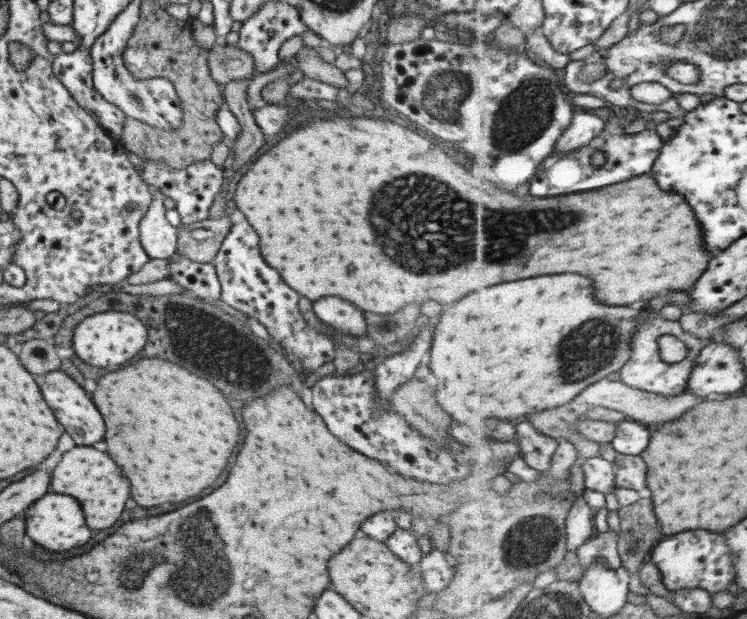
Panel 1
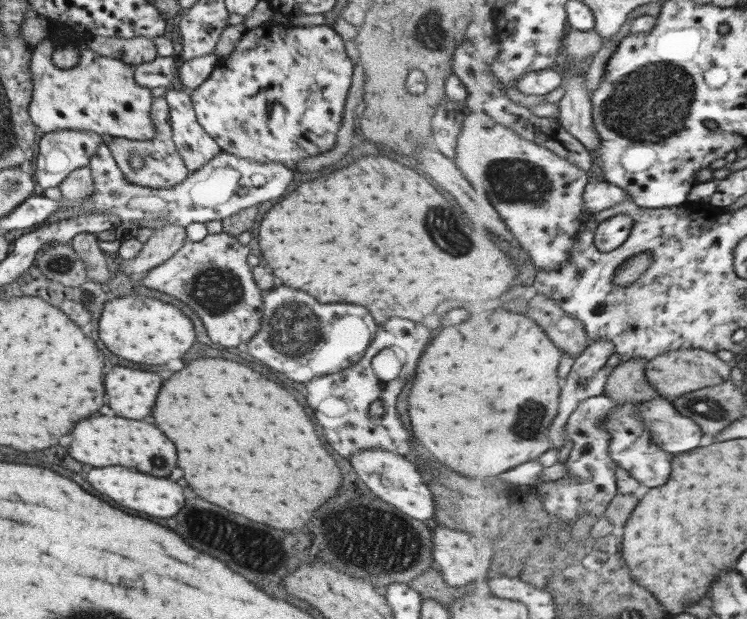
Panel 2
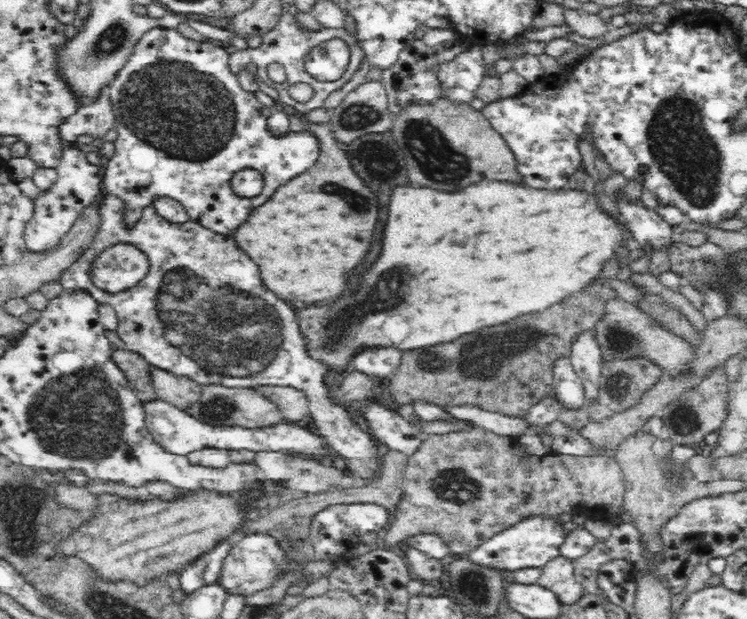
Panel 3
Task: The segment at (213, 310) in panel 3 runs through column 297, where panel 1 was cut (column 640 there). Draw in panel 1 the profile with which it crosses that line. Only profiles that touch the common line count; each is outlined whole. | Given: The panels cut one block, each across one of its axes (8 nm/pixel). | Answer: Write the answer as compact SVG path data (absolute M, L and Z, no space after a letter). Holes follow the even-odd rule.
M651 310L649 314L646 314L646 318L639 323L639 329L635 329L635 333L633 333L631 348L633 348L634 354L631 355L630 362L619 370L620 380L631 385L633 388L647 389L647 391L653 393L667 396L681 394L688 389L691 372L694 372L697 360L706 345L699 335L685 331L679 319L667 320L667 318L663 318L659 314L659 311ZM666 334L675 335L687 343L687 346L689 346L689 356L685 360L673 364L663 360L658 338Z

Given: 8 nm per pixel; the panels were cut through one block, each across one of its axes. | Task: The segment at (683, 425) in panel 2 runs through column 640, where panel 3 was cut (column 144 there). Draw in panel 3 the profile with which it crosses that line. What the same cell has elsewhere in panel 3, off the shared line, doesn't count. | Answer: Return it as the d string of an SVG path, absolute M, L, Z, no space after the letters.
M156 399L144 404L146 427L153 433L157 444L167 452L179 456L188 456L191 453L214 448L229 450L254 450L258 452L288 452L292 455L322 456L322 458L336 457L337 453L324 436L318 435L310 423L288 422L278 423L270 427L244 428L239 426L214 426L198 417L190 415L188 411L179 409L169 402Z

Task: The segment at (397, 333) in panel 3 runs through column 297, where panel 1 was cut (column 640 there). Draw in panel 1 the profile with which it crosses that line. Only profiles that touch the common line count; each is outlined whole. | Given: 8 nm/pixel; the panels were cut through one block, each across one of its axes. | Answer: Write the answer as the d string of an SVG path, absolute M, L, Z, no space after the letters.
M557 274L557 276L537 276L537 278L531 278L531 280L517 280L517 282L509 282L509 284L499 284L499 286L495 286L495 288L487 288L487 292L483 292L483 290L475 290L475 292L469 292L467 296L463 296L463 298L459 298L457 302L453 302L447 310L443 310L443 314L441 314L441 318L439 318L439 324L435 326L435 332L433 332L433 340L431 340L431 348L429 348L429 370L431 370L431 374L435 376L435 380L437 380L437 390L435 390L435 400L437 400L437 404L441 406L441 410L446 412L450 418L453 420L457 420L461 424L462 431L464 434L469 435L473 434L475 430L467 430L467 428L473 428L473 426L477 426L477 420L483 420L483 426L485 426L485 420L489 420L489 418L501 418L501 420L523 420L523 418L527 418L527 416L531 416L531 414L537 414L537 412L543 412L543 410L549 410L549 408L557 408L557 406L563 406L563 404L569 404L571 400L575 400L583 390L587 388L587 386L591 386L591 384L595 384L595 382L602 381L609 376L609 374L613 374L613 372L617 372L617 370L621 370L625 364L629 363L631 360L631 355L633 355L633 348L631 348L631 341L633 341L633 333L635 333L635 329L639 329L639 323L646 318L646 314L640 309L631 308L631 306L605 306L605 304L599 304L597 300L595 300L595 296L593 296L593 284L591 284L591 280L589 278L585 278L585 276L581 276L581 274Z

